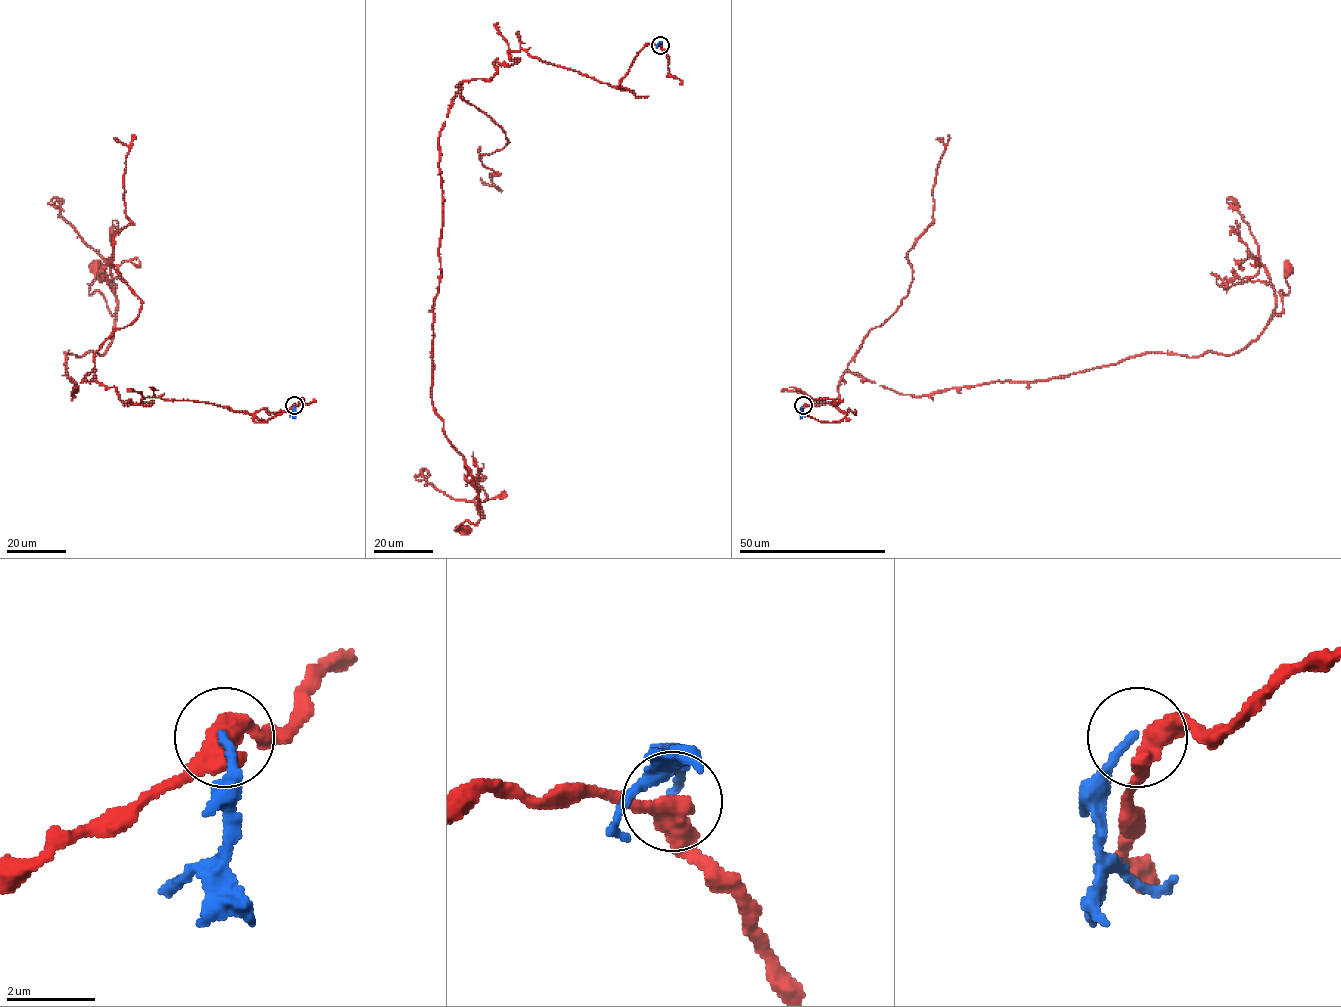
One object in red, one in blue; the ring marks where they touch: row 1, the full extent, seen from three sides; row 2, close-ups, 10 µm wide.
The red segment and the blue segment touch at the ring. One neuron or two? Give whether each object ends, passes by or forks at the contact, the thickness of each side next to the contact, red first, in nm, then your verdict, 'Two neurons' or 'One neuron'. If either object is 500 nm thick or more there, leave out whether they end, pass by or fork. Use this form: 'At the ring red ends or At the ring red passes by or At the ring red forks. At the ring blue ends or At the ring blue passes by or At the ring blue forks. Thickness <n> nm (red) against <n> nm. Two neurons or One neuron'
At the ring red passes by. At the ring blue ends. Thickness 480 nm (red) against 190 nm. Two neurons

